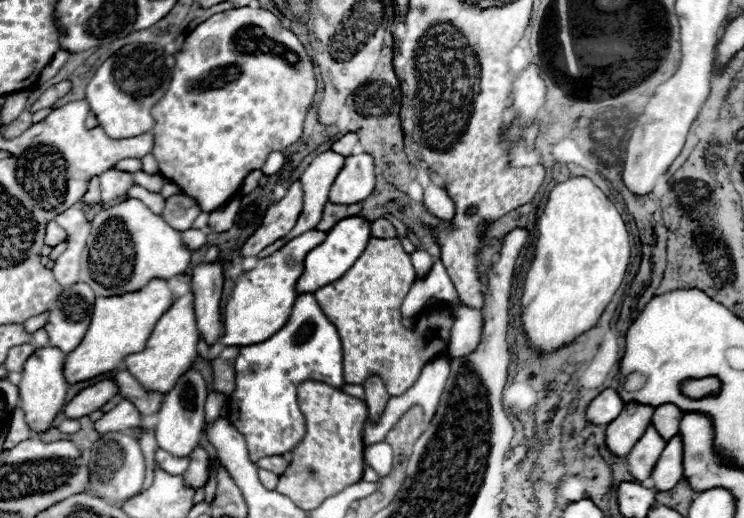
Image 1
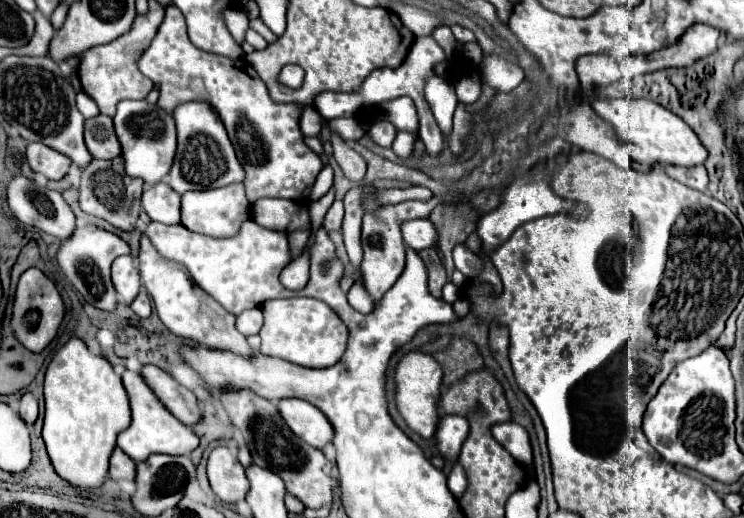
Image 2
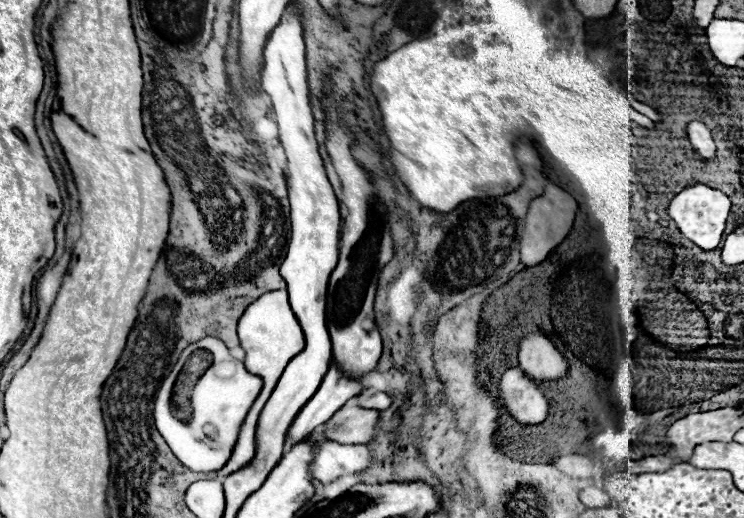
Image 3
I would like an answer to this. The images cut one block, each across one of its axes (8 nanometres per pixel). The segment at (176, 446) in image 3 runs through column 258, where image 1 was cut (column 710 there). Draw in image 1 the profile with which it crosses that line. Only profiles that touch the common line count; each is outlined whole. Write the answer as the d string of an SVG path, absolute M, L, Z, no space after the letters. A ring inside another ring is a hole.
M702 378L702 380L686 380L682 384L682 392L688 392L688 396L706 396L712 392L718 392L718 378Z

